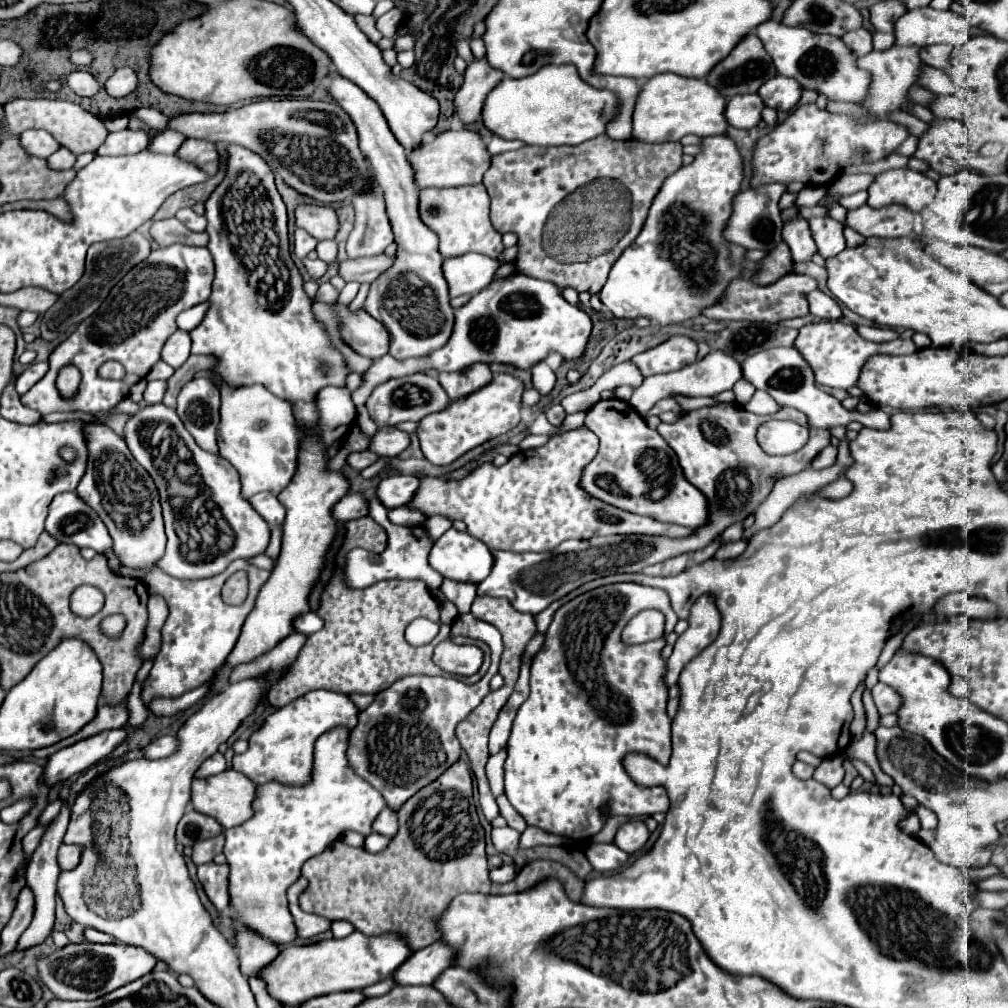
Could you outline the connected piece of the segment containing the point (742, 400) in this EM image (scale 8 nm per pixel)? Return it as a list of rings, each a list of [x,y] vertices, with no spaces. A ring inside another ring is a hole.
[[[738,380],[738,384],[736,384],[732,390],[734,390],[734,394],[736,394],[736,402],[738,402],[738,404],[746,404],[746,402],[752,398],[752,394],[754,394],[754,386],[750,386],[750,384],[744,382],[744,380]]]

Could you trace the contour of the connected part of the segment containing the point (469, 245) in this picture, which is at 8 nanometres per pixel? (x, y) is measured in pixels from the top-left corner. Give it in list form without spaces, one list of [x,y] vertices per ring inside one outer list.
[[[484,184],[458,186],[458,188],[424,188],[420,192],[422,222],[438,234],[440,254],[446,258],[462,256],[466,252],[478,252],[496,258],[504,250],[500,232],[492,228],[488,212],[490,212],[490,198]]]

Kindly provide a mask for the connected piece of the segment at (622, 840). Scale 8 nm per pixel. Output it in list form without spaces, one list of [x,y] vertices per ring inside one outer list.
[[[624,822],[618,826],[616,830],[616,836],[614,836],[614,844],[622,850],[626,850],[628,854],[640,850],[646,840],[648,840],[650,832],[648,828],[644,826],[644,822]]]

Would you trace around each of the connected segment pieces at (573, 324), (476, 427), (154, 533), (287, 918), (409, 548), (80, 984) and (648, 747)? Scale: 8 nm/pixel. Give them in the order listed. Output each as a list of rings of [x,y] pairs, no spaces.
[[[512,274],[484,288],[480,292],[480,300],[470,300],[456,310],[450,340],[430,356],[394,360],[386,354],[374,360],[370,370],[364,374],[364,384],[352,394],[352,400],[356,406],[362,406],[374,386],[390,378],[416,372],[462,372],[466,366],[470,368],[470,364],[476,362],[510,364],[514,368],[528,370],[546,360],[550,352],[558,352],[564,360],[576,360],[584,354],[590,330],[590,316],[578,306],[568,304],[554,284],[524,274]]]
[[[496,374],[488,386],[470,394],[468,398],[452,402],[444,412],[430,414],[420,420],[418,440],[422,446],[422,454],[434,466],[448,466],[468,450],[510,432],[520,422],[520,398],[522,398],[522,382],[508,376]]]
[[[88,424],[86,440],[90,458],[86,474],[80,480],[76,492],[106,522],[114,540],[114,552],[120,562],[134,570],[150,570],[164,556],[166,546],[162,508],[158,500],[158,490],[154,488],[154,480],[134,460],[126,442],[108,426]]]
[[[332,728],[324,732],[314,744],[314,768],[312,780],[304,786],[288,786],[276,784],[276,780],[262,784],[258,788],[258,796],[254,800],[254,818],[244,822],[242,826],[230,828],[224,832],[226,844],[224,854],[230,864],[228,876],[228,892],[230,892],[230,918],[266,940],[274,940],[274,944],[290,944],[296,940],[296,926],[288,906],[284,906],[286,890],[300,878],[302,864],[318,854],[322,854],[328,846],[332,846],[344,832],[354,830],[364,836],[372,834],[372,822],[376,816],[386,808],[386,800],[382,794],[372,786],[366,784],[346,762],[346,744],[350,738],[350,728]]]
[[[374,496],[370,500],[370,514],[388,534],[388,548],[382,554],[374,554],[374,552],[350,552],[348,554],[348,564],[346,564],[346,582],[354,588],[364,588],[370,586],[374,582],[380,580],[392,580],[392,578],[400,578],[400,580],[422,580],[426,582],[428,588],[432,591],[439,589],[442,584],[443,577],[430,568],[428,564],[428,554],[434,546],[434,540],[428,536],[428,532],[422,526],[414,526],[414,528],[406,528],[406,526],[396,526],[388,520],[388,508]]]
[[[68,944],[38,962],[38,972],[44,984],[62,1000],[96,1000],[140,976],[152,972],[156,958],[138,946],[126,944]]]
[[[632,582],[608,584],[584,592],[554,612],[552,624],[546,630],[546,640],[530,662],[530,696],[518,708],[506,746],[506,796],[528,826],[572,840],[590,840],[606,822],[600,812],[604,802],[610,804],[610,816],[646,816],[668,812],[666,790],[662,786],[636,786],[622,766],[622,758],[628,752],[644,752],[662,766],[668,764],[672,752],[672,720],[666,716],[668,688],[662,684],[664,660],[660,658],[660,650],[666,641],[662,637],[644,644],[624,644],[620,638],[626,622],[646,608],[654,608],[664,614],[666,634],[674,630],[678,616],[670,606],[668,594],[660,588]]]

